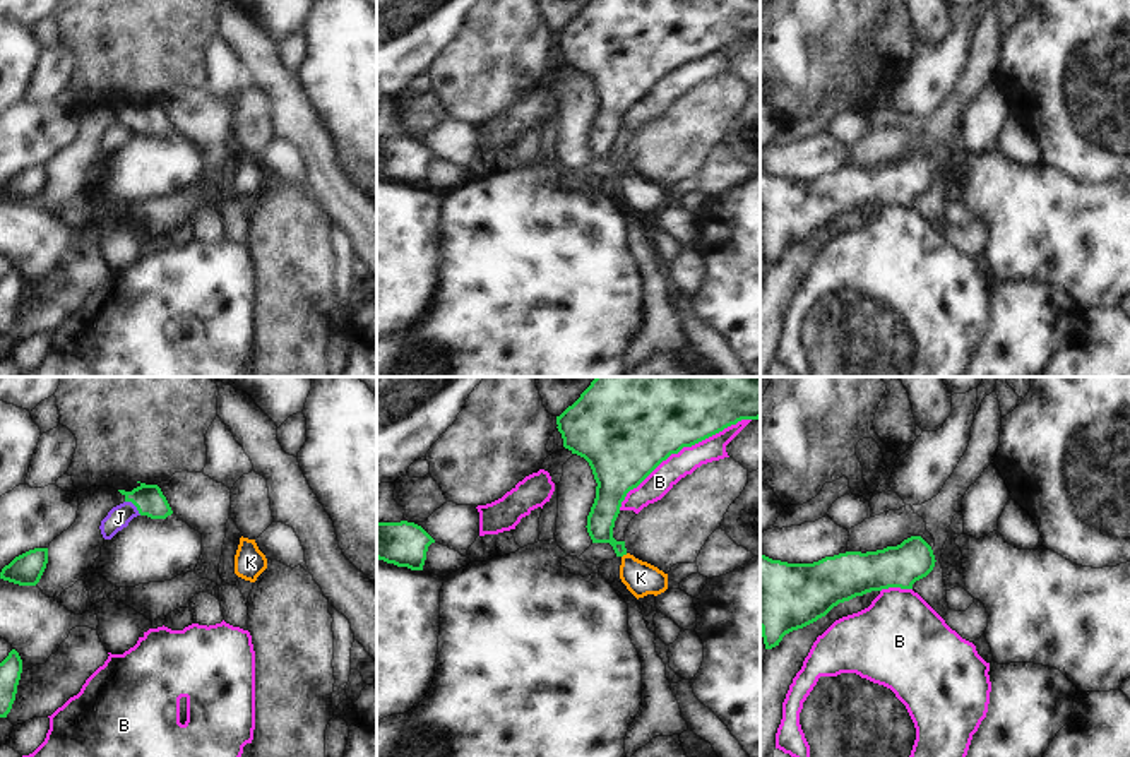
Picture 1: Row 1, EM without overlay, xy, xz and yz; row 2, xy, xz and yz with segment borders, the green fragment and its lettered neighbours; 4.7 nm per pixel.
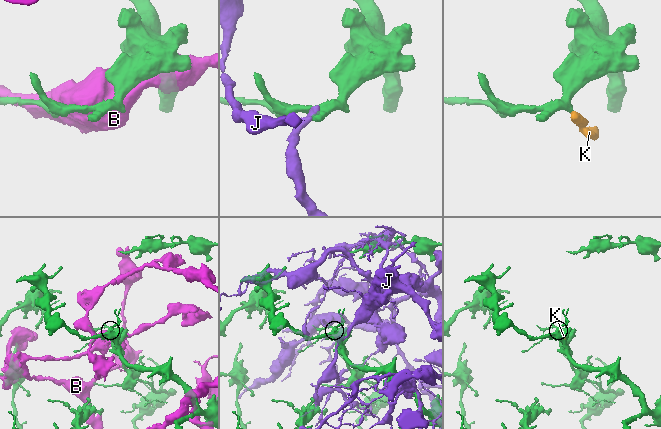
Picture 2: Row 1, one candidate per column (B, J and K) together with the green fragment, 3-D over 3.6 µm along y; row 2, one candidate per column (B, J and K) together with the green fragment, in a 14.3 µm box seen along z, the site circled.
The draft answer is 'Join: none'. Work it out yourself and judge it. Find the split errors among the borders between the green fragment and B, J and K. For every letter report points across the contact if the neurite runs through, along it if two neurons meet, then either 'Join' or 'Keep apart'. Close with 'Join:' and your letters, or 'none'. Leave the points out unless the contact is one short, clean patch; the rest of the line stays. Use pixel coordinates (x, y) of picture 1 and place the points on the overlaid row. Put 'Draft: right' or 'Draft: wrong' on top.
Draft: wrong
B: Keep apart
J: Keep apart
K: Path across: xz (606, 504), (606, 535), (624, 554), (641, 578). Join
Join: K.

